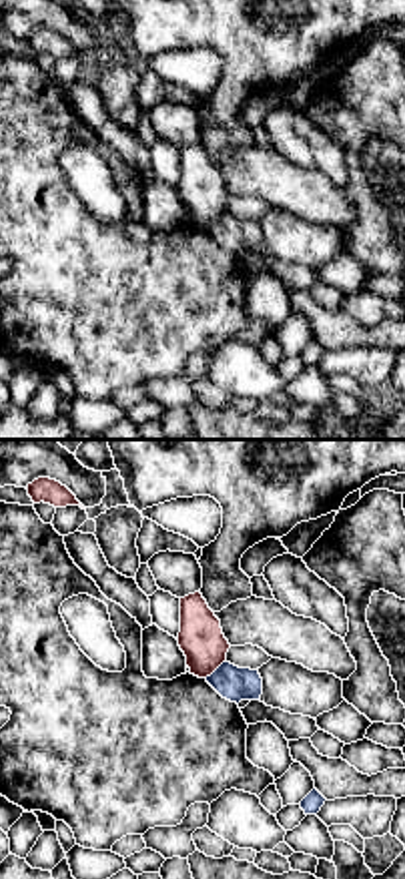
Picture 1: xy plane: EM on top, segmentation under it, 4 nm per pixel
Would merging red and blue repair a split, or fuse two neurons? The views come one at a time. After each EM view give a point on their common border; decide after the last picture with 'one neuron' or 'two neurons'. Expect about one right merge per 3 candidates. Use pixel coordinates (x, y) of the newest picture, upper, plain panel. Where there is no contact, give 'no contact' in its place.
meets red at (215, 219)

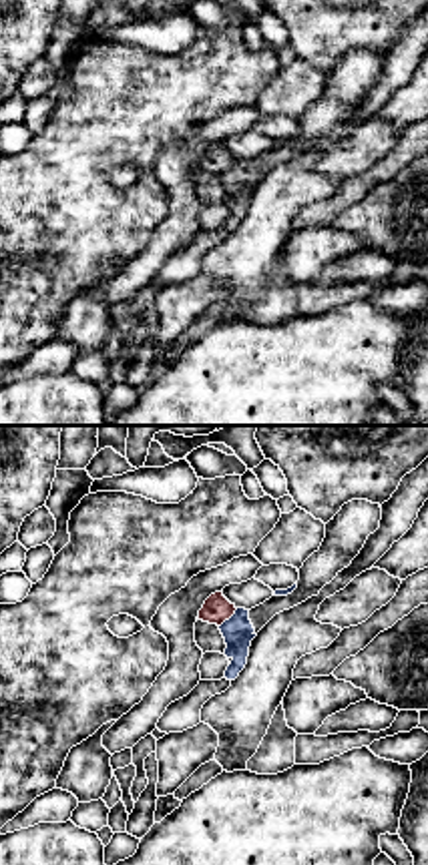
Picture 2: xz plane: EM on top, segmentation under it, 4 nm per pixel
meets red at (228, 169)

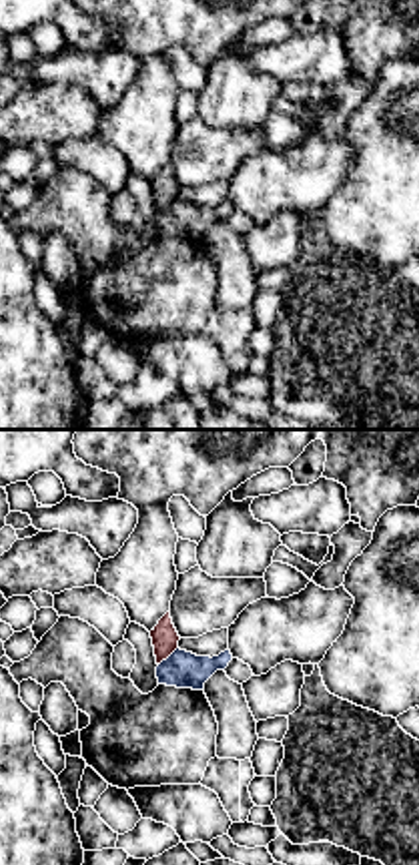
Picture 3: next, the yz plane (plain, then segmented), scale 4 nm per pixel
meets red at (167, 207)

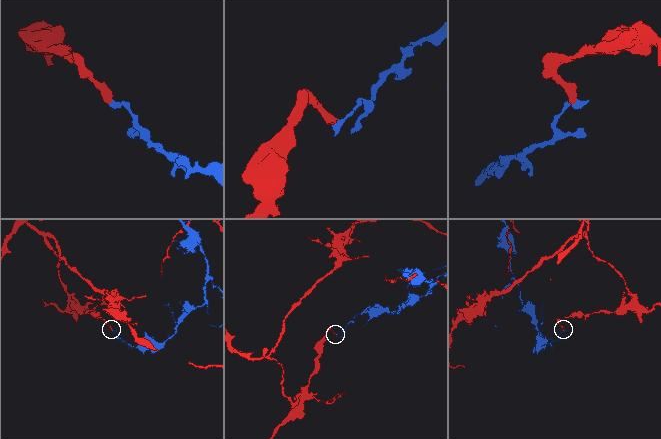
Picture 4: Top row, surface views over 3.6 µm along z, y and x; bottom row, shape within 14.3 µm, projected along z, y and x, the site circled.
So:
two neurons

